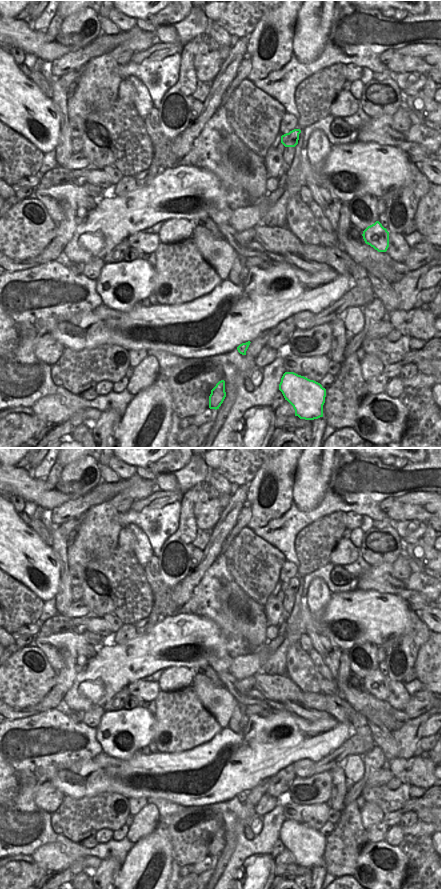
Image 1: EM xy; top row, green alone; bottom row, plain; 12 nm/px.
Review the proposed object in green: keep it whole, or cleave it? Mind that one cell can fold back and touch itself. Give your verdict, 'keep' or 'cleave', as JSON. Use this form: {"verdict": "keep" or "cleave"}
{"verdict": "keep"}

